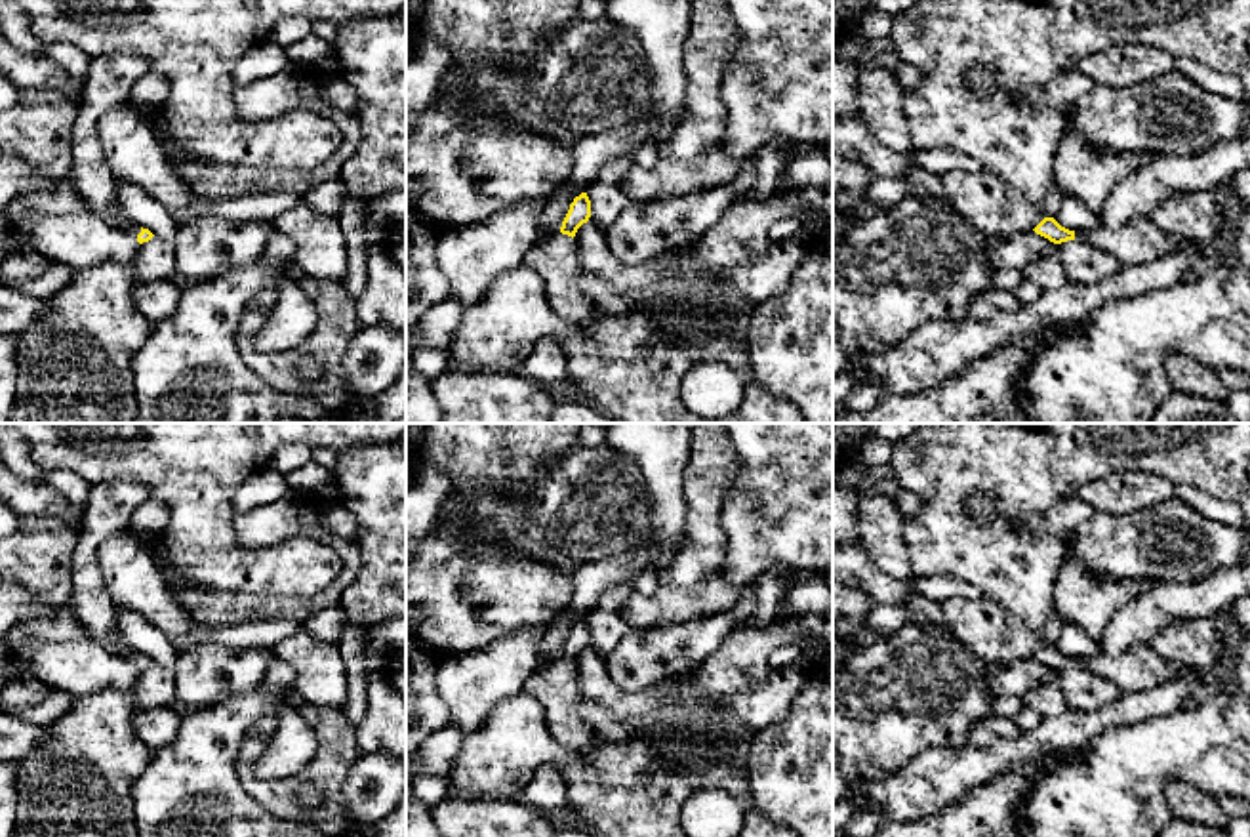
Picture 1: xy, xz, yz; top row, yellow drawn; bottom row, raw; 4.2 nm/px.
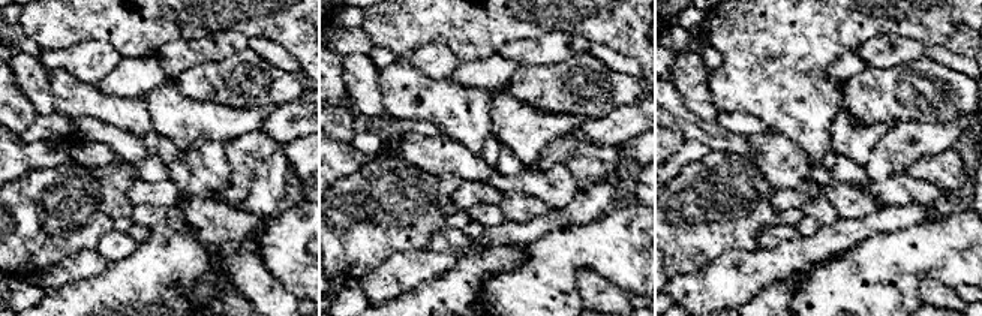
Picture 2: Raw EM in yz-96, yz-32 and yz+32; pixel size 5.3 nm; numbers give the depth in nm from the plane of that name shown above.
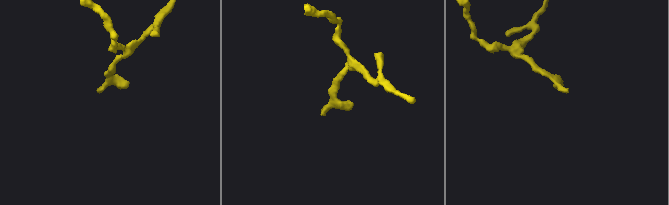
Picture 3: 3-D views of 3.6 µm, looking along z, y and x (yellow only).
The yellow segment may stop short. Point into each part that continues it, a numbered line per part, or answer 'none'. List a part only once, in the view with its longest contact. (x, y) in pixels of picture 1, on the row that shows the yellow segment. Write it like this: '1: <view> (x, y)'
1: xz (555, 260)

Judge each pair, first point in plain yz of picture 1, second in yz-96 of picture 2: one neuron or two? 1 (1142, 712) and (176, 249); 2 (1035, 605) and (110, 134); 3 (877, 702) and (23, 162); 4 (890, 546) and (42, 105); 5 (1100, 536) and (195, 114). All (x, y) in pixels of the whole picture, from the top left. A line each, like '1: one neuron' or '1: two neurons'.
1: two neurons
2: two neurons
3: two neurons
4: one neuron
5: two neurons

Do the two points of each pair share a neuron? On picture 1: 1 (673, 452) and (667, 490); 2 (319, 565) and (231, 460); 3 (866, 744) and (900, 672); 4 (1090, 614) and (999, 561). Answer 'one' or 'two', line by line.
1: one
2: one
3: one
4: two

